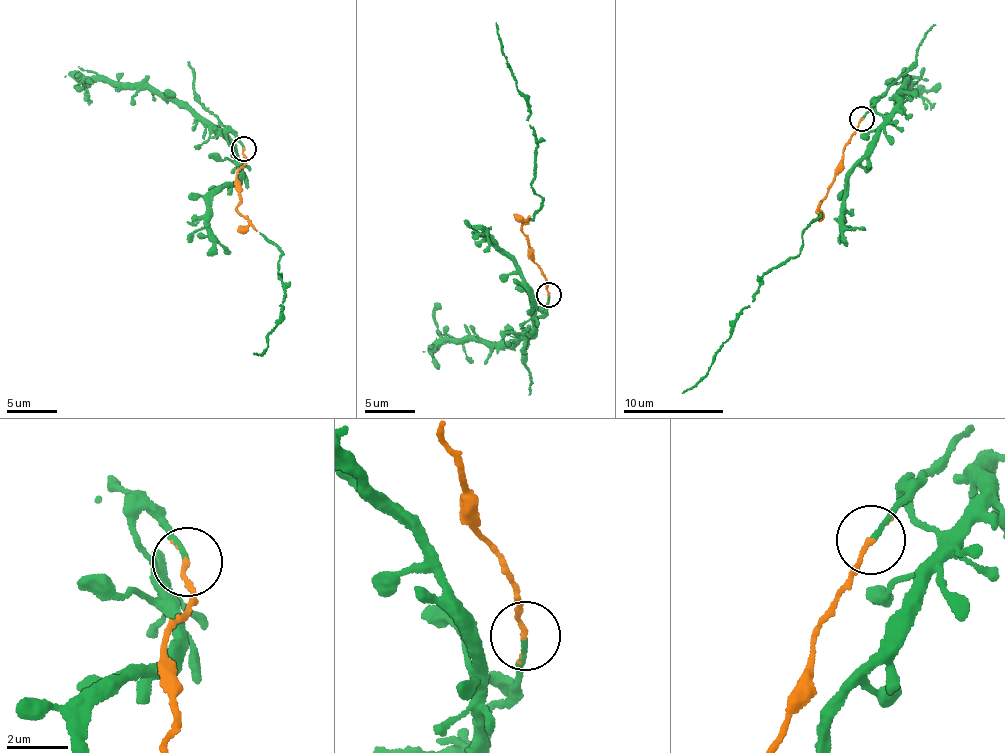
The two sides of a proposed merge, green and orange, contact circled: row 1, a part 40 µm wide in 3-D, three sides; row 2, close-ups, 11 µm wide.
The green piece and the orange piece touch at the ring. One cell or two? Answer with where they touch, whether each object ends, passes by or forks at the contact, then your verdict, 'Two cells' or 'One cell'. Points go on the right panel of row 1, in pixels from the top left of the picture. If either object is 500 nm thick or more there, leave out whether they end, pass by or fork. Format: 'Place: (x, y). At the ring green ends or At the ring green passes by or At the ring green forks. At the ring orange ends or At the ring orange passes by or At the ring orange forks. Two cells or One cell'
Place: (862, 118). At the ring green ends. At the ring orange passes by. One cell

